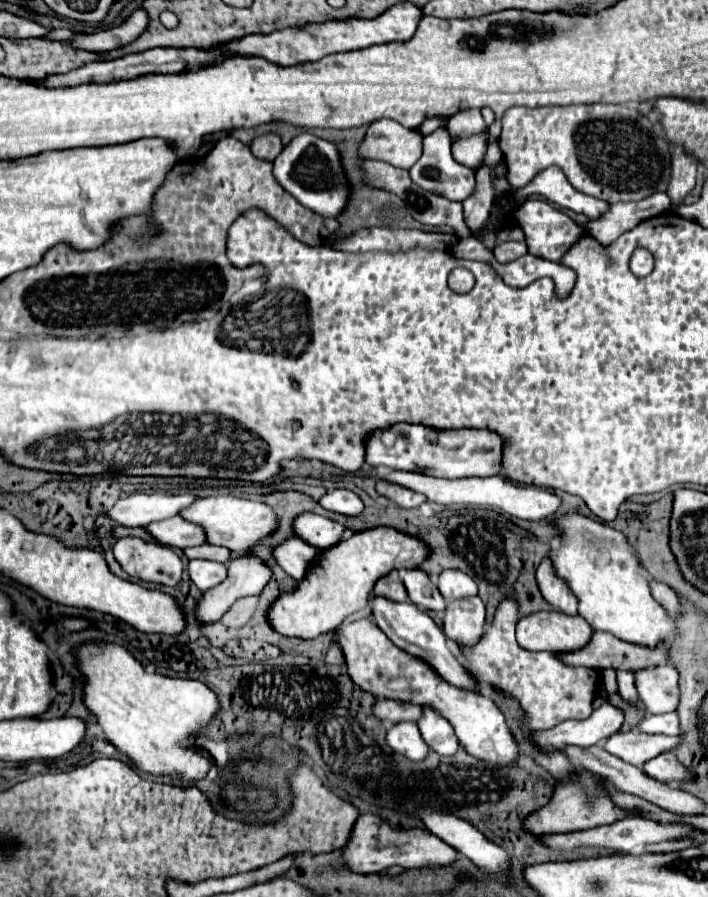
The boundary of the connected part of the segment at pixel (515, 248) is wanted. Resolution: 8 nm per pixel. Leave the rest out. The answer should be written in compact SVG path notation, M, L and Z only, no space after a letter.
M502 243L493 249L493 254L501 264L512 263L520 255L526 255L526 243Z

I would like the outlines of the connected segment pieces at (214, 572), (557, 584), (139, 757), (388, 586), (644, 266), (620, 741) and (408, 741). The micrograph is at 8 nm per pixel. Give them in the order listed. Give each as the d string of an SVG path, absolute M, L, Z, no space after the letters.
M194 559L188 563L188 573L190 573L192 583L204 593L226 579L226 565L216 563L216 561Z
M544 557L542 563L536 569L536 579L538 579L538 587L544 595L544 599L558 611L566 613L566 615L576 615L578 613L578 599L576 595L572 595L572 589L568 587L568 583L564 583L552 563L550 557Z
M86 643L76 649L76 655L80 671L86 675L86 707L94 713L110 743L128 755L142 773L178 783L208 777L212 759L198 751L196 739L222 711L218 695L208 685L146 673L124 647L114 643Z
M398 571L388 573L386 581L378 581L374 585L374 595L380 595L380 597L386 597L386 599L392 599L392 601L406 601L406 597L408 597Z
M636 249L632 259L630 259L630 269L636 277L644 277L652 271L654 267L654 259L652 259L652 253L646 251L646 249Z
M618 731L606 739L606 751L620 757L622 761L642 767L648 759L664 753L674 751L678 745L678 737L666 735L646 735L640 731Z
M398 723L398 725L394 725L388 731L386 739L388 739L388 745L394 751L402 753L410 761L424 761L428 757L428 753L430 753L430 749L424 743L416 723Z

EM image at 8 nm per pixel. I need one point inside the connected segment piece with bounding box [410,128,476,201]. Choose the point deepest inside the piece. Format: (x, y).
(436, 171)

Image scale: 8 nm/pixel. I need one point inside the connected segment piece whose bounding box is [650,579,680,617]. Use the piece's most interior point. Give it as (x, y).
(662, 593)

